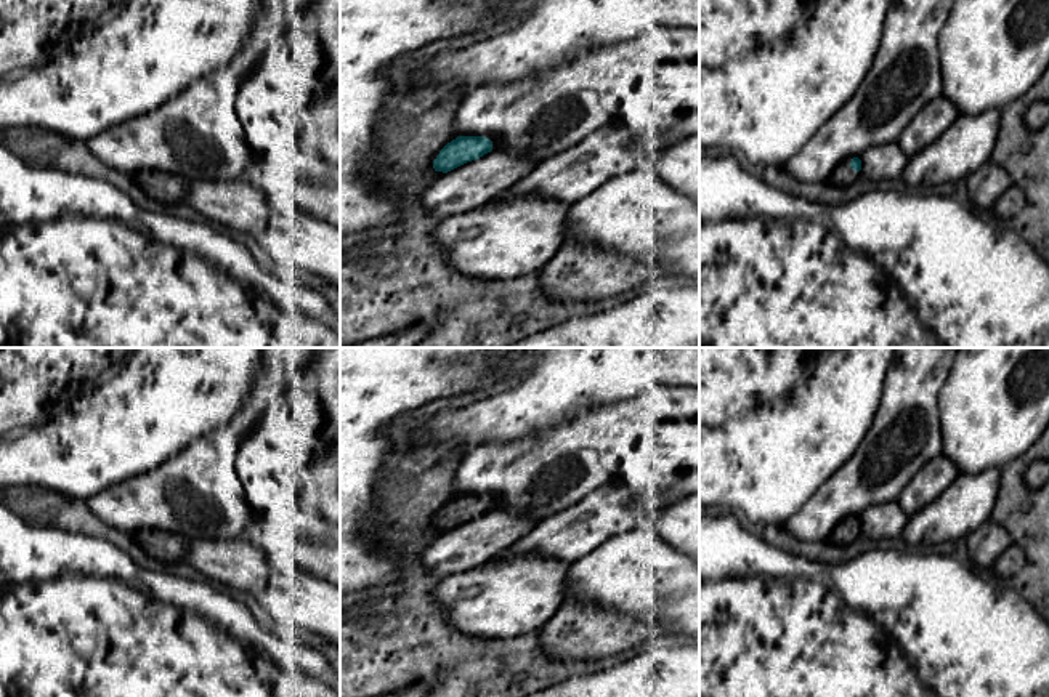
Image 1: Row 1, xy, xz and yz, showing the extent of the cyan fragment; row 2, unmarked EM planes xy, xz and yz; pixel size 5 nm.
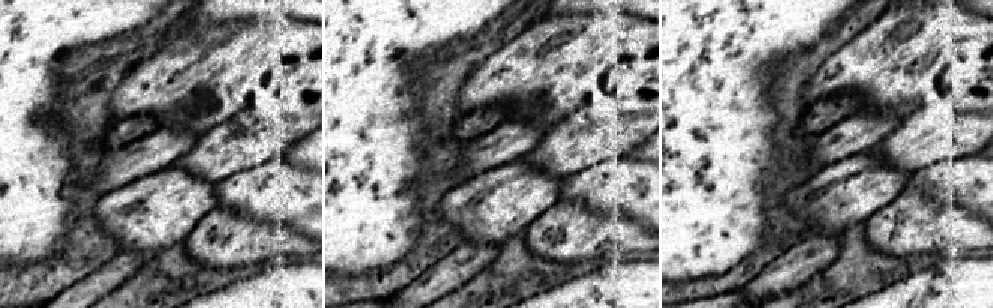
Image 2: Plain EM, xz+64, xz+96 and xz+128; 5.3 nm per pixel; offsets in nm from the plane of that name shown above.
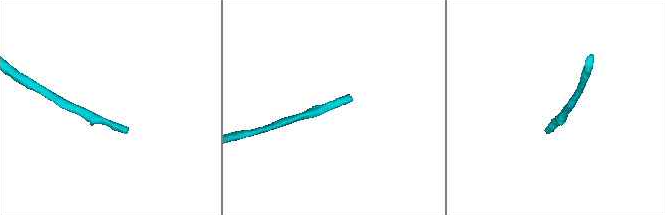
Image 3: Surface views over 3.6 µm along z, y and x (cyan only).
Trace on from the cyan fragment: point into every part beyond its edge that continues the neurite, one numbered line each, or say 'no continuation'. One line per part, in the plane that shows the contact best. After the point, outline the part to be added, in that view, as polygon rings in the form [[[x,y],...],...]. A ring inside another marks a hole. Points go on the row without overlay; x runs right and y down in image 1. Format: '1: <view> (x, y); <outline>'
1: yz (844, 535); [[[847,518],[840,524],[837,524],[828,540],[834,545],[853,546],[857,537],[860,535],[860,530],[855,530],[850,526],[850,521],[852,518]]]

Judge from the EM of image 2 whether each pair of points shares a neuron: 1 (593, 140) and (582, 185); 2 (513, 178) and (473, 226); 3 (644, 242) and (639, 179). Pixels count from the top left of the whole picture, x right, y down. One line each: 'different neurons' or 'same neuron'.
1: different neurons
2: same neuron
3: different neurons

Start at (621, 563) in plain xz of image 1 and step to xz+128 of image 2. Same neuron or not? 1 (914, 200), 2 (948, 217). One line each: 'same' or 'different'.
1: different
2: different

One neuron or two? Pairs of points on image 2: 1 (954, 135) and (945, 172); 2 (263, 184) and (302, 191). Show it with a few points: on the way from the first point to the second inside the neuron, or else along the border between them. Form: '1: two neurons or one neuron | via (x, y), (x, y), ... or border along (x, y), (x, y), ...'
1: two neurons | border along (977, 152), (968, 157), (941, 160), (915, 172)
2: one neuron | via (272, 191), (293, 191)

